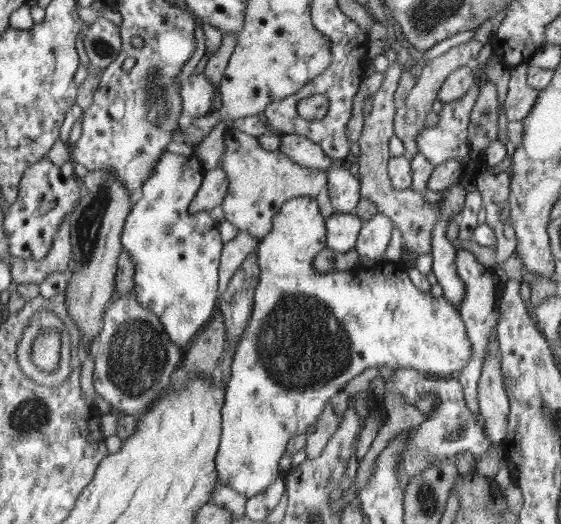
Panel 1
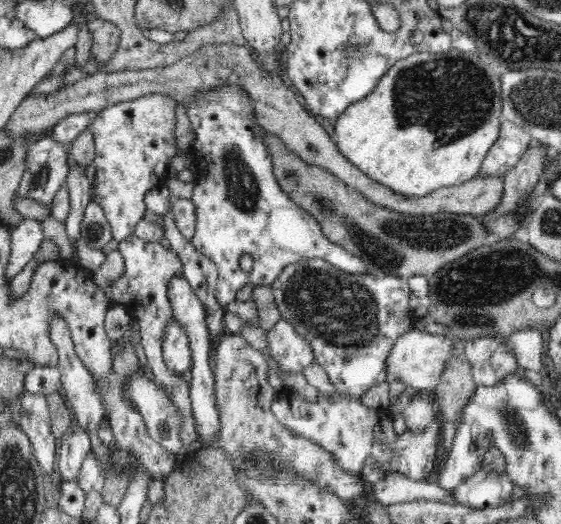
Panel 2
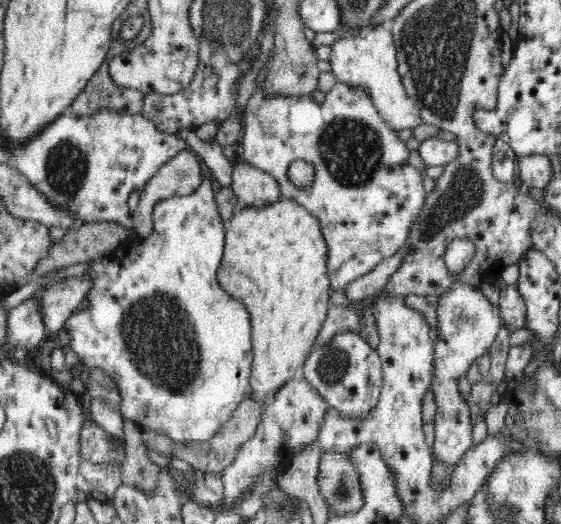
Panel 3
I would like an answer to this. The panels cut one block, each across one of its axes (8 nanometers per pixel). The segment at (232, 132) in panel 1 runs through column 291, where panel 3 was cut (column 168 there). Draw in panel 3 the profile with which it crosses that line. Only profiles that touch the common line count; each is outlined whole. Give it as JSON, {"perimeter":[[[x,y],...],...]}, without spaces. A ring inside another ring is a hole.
{"perimeter":[[[182,149],[161,164],[157,171],[147,180],[140,193],[140,202],[135,212],[131,212],[131,218],[138,237],[149,238],[153,232],[153,212],[156,204],[174,196],[189,196],[201,185],[203,163],[189,151]]]}

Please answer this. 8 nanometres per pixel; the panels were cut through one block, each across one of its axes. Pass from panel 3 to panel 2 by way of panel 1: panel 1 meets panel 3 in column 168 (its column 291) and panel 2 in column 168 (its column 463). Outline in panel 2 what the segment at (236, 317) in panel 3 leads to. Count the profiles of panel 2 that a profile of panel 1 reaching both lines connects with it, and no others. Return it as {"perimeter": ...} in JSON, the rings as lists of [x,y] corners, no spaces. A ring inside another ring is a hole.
{"perimeter":[[[176,318],[164,324],[164,340],[162,340],[162,356],[165,366],[176,373],[187,374],[192,366],[191,344],[188,332]]]}

